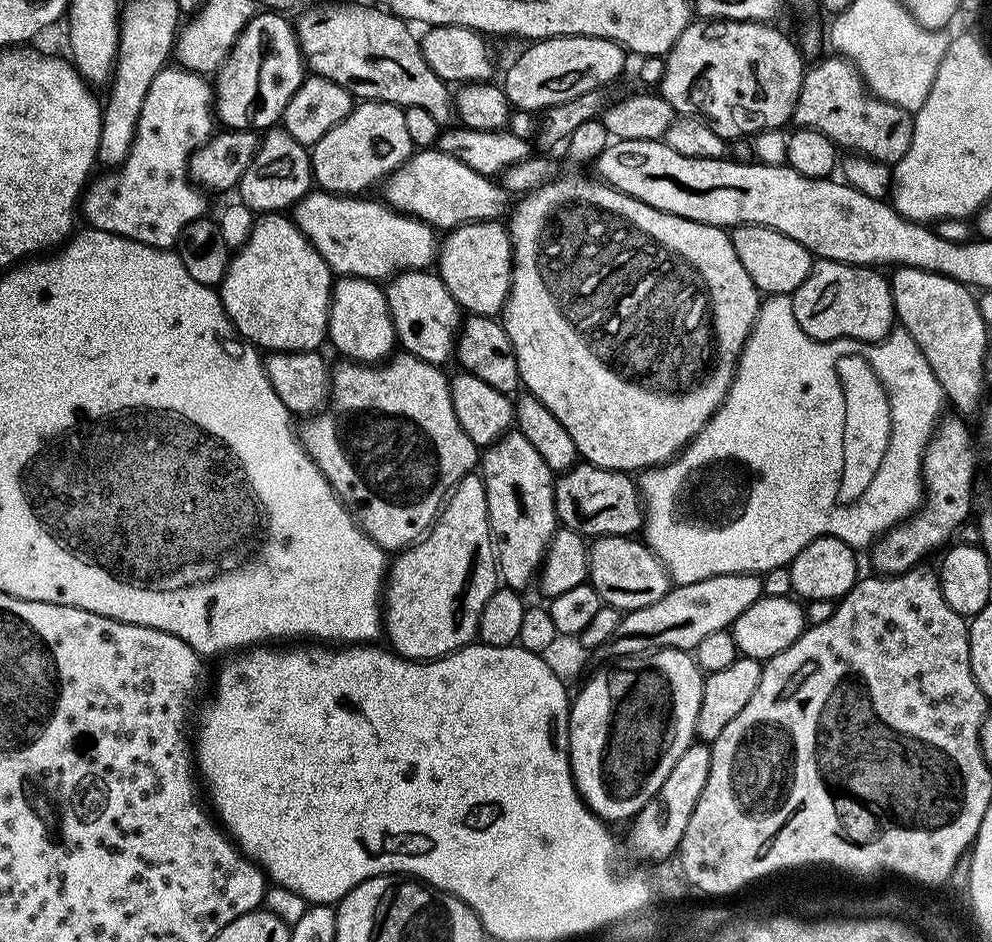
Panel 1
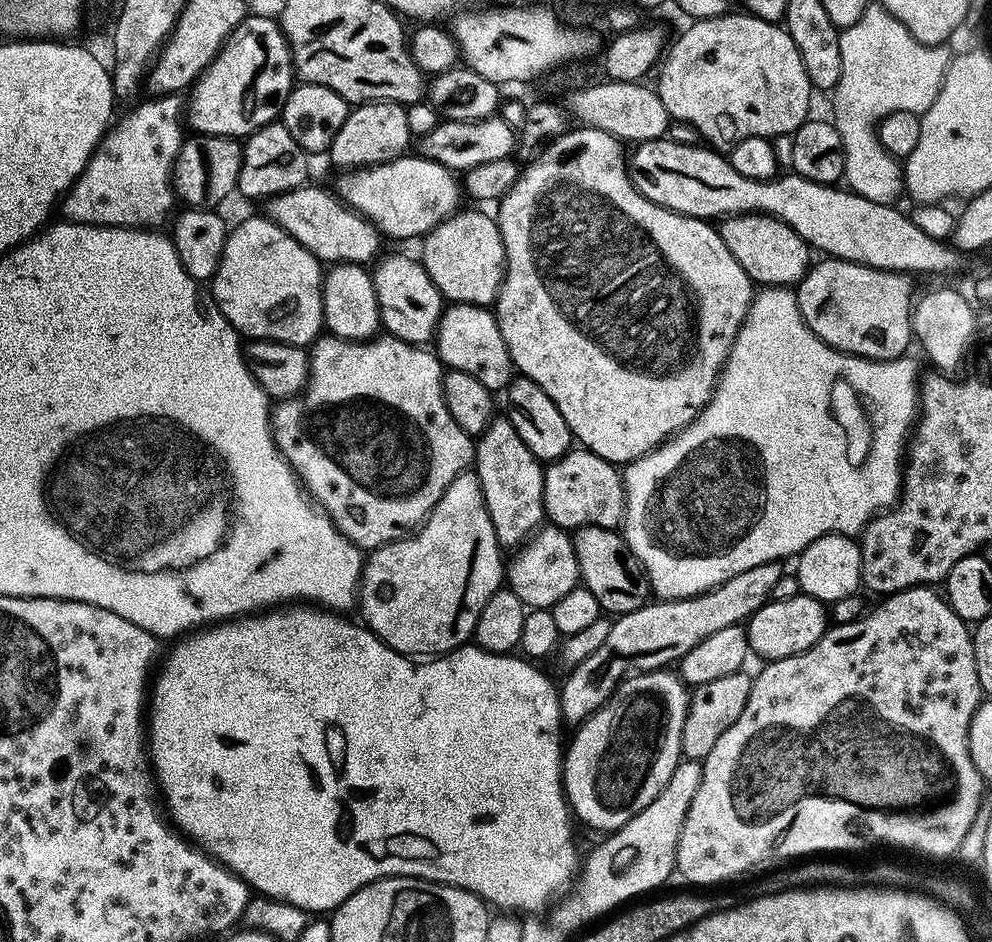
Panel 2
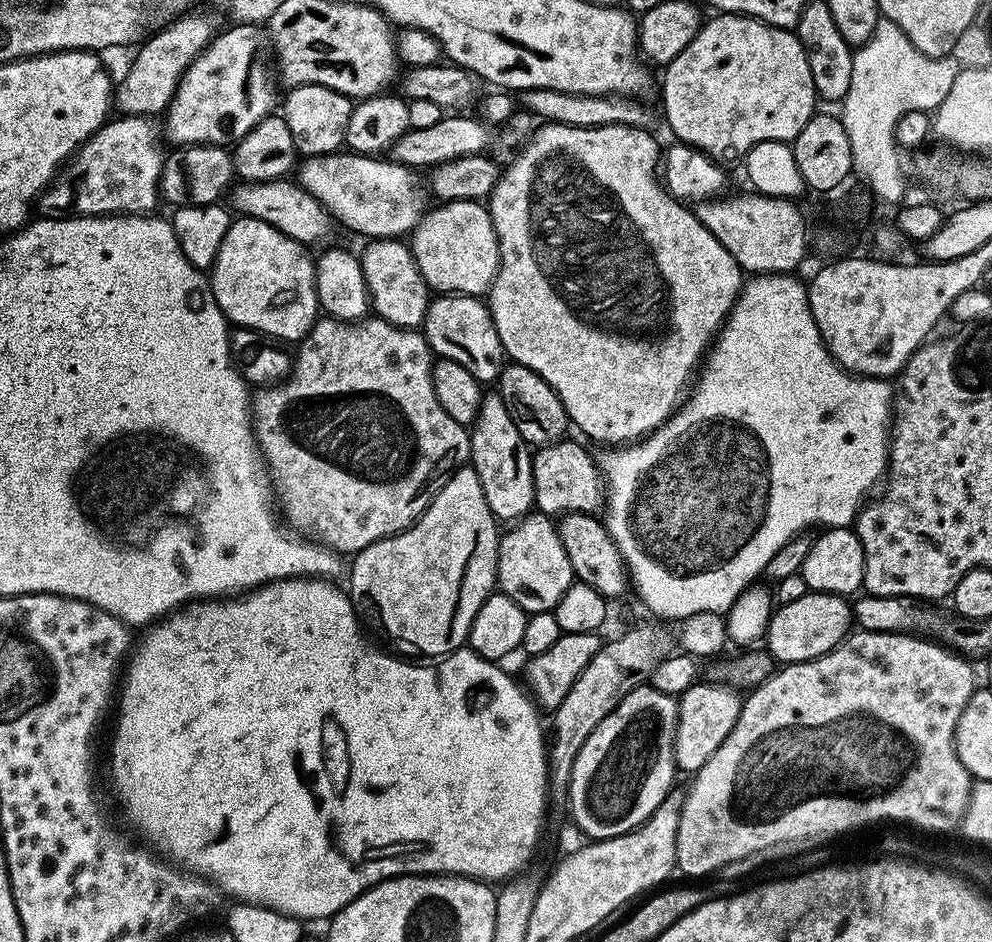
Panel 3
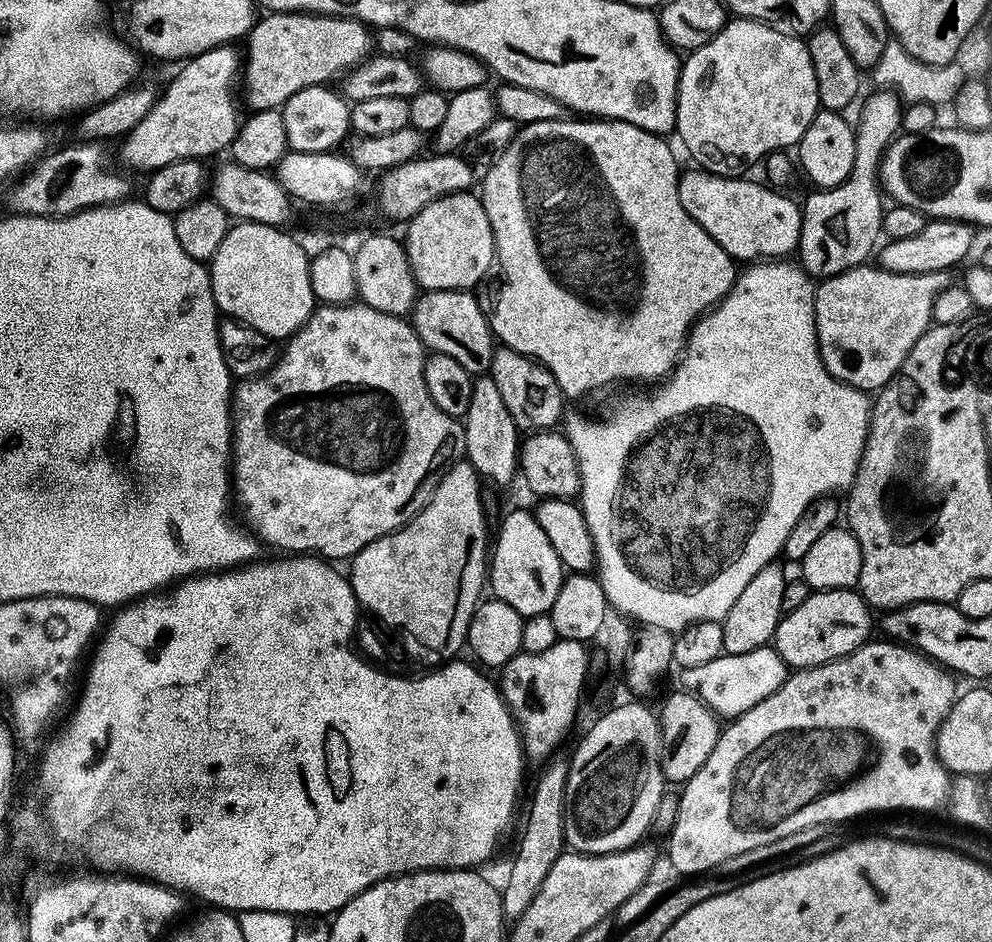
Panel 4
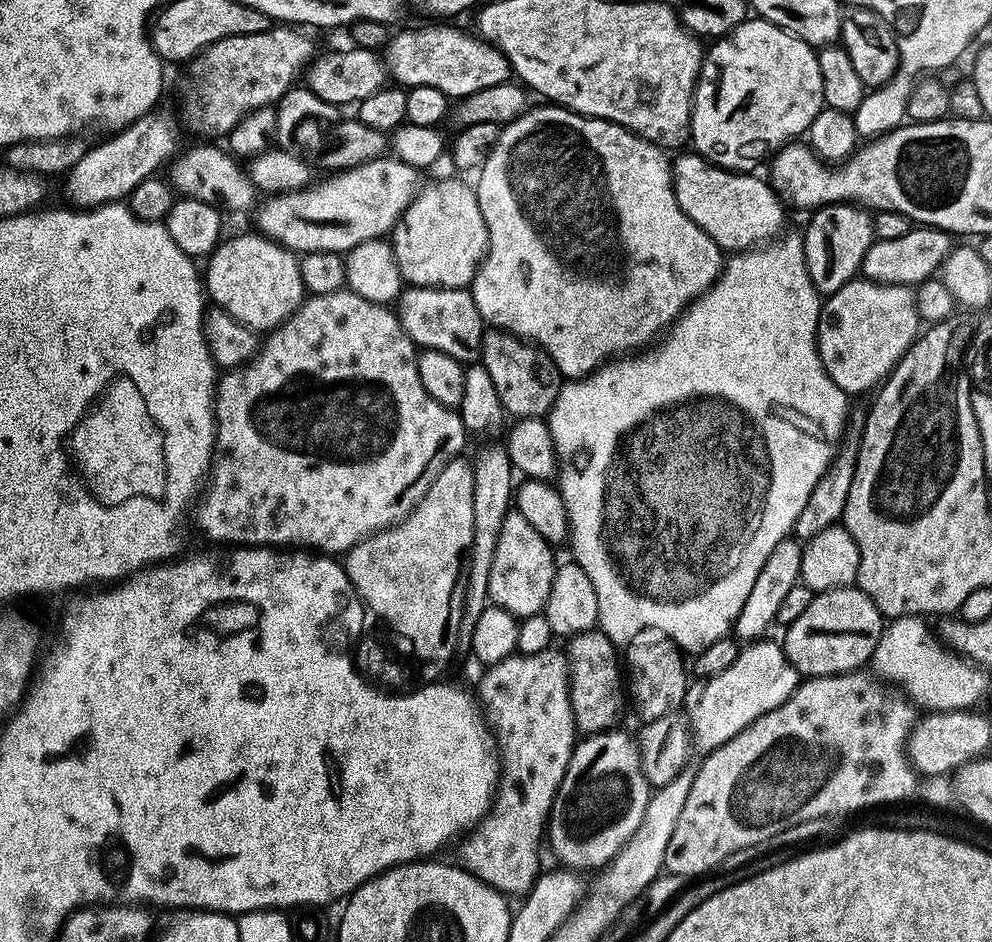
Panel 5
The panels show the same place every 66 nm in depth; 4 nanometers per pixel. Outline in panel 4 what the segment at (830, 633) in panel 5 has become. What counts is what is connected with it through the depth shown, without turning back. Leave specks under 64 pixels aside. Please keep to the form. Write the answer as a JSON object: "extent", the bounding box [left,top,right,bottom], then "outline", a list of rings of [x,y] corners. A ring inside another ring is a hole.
{"extent":[775,591,874,670],"outline":[[[813,591],[811,595],[809,600],[802,601],[793,612],[791,609],[785,615],[775,634],[776,655],[780,660],[784,659],[792,670],[820,668],[835,660],[844,660],[873,639],[874,612],[859,591]]]}

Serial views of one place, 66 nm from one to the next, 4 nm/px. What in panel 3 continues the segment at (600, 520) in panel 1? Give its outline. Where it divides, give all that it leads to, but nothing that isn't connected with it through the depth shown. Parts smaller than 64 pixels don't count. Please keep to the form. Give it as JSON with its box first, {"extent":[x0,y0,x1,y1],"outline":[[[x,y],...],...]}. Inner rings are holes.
{"extent":[532,438,606,518],"outline":[[[565,438],[558,444],[541,448],[532,457],[536,508],[549,518],[563,518],[576,514],[591,516],[599,513],[606,504],[606,481],[601,473],[597,457],[591,456],[572,438]]]}

